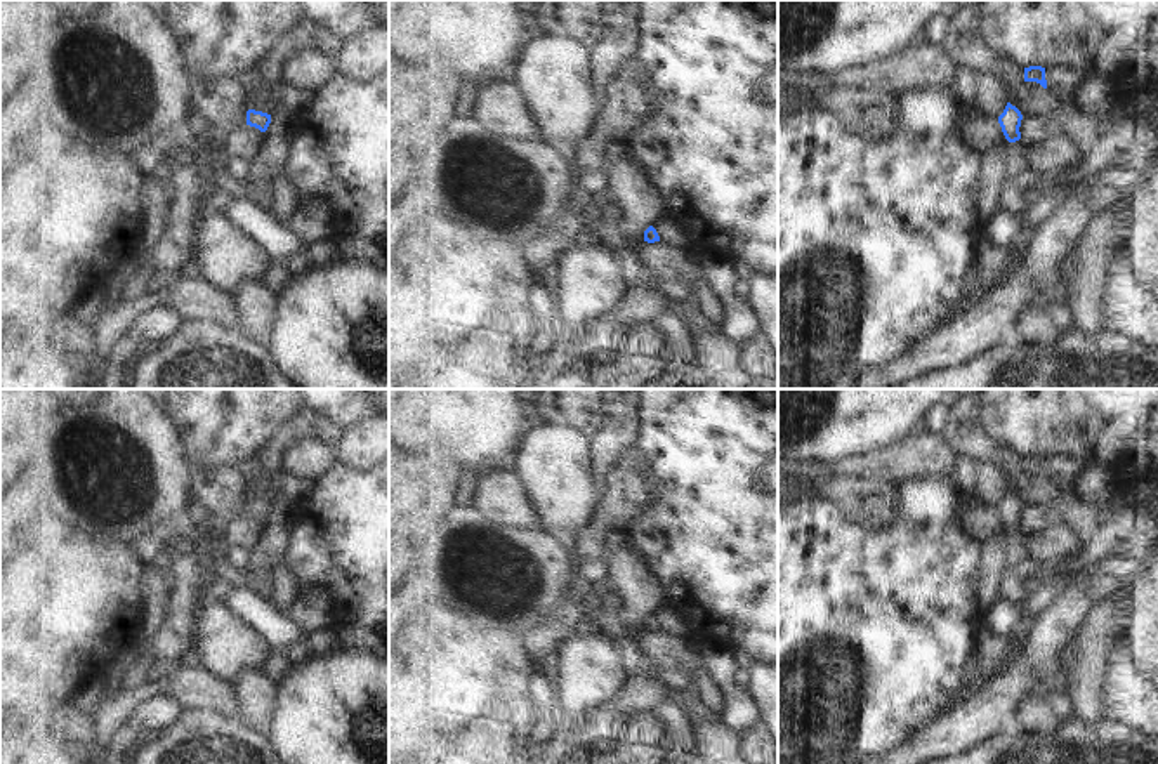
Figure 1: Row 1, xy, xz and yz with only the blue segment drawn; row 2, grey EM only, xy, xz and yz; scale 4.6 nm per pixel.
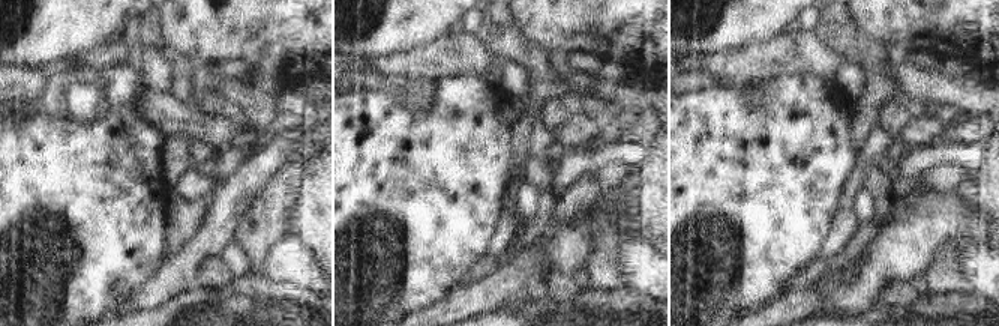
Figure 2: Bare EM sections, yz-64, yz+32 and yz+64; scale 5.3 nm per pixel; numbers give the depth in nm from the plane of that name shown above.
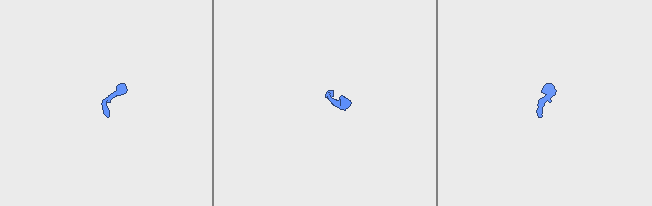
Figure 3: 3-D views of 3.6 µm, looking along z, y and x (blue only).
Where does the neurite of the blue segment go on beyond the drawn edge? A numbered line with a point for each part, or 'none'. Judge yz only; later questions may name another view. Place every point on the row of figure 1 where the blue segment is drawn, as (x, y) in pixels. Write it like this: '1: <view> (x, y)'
none

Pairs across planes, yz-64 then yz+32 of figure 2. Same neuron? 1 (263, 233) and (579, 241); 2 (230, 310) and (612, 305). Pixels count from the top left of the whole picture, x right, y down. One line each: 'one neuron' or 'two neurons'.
1: two neurons
2: one neuron

